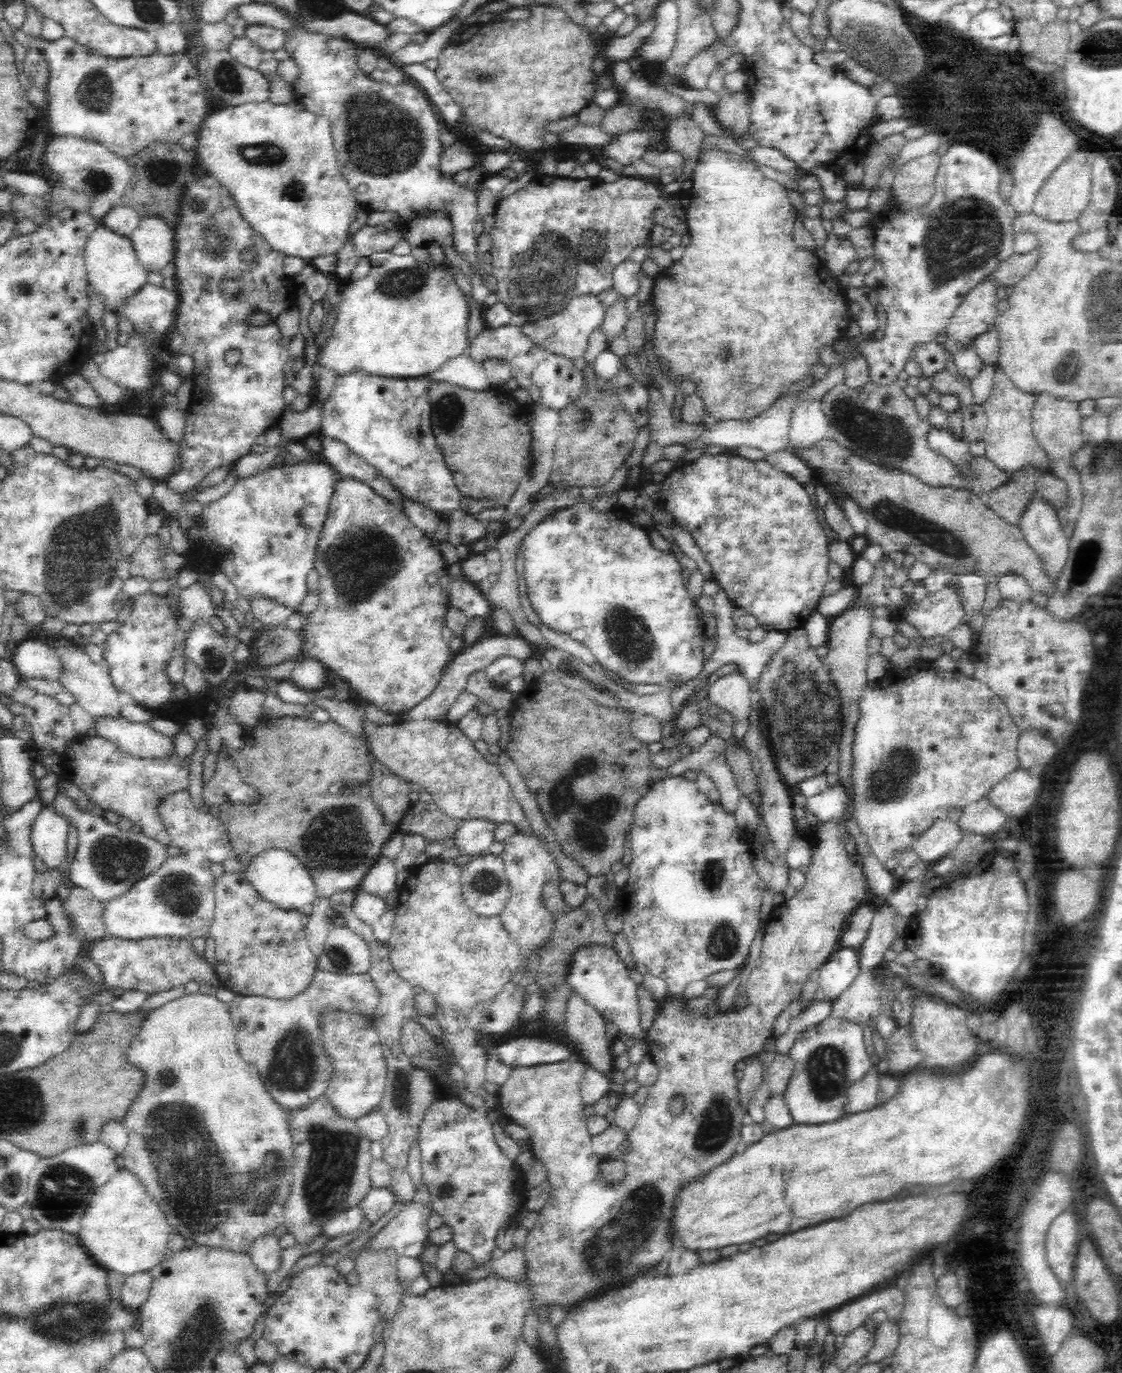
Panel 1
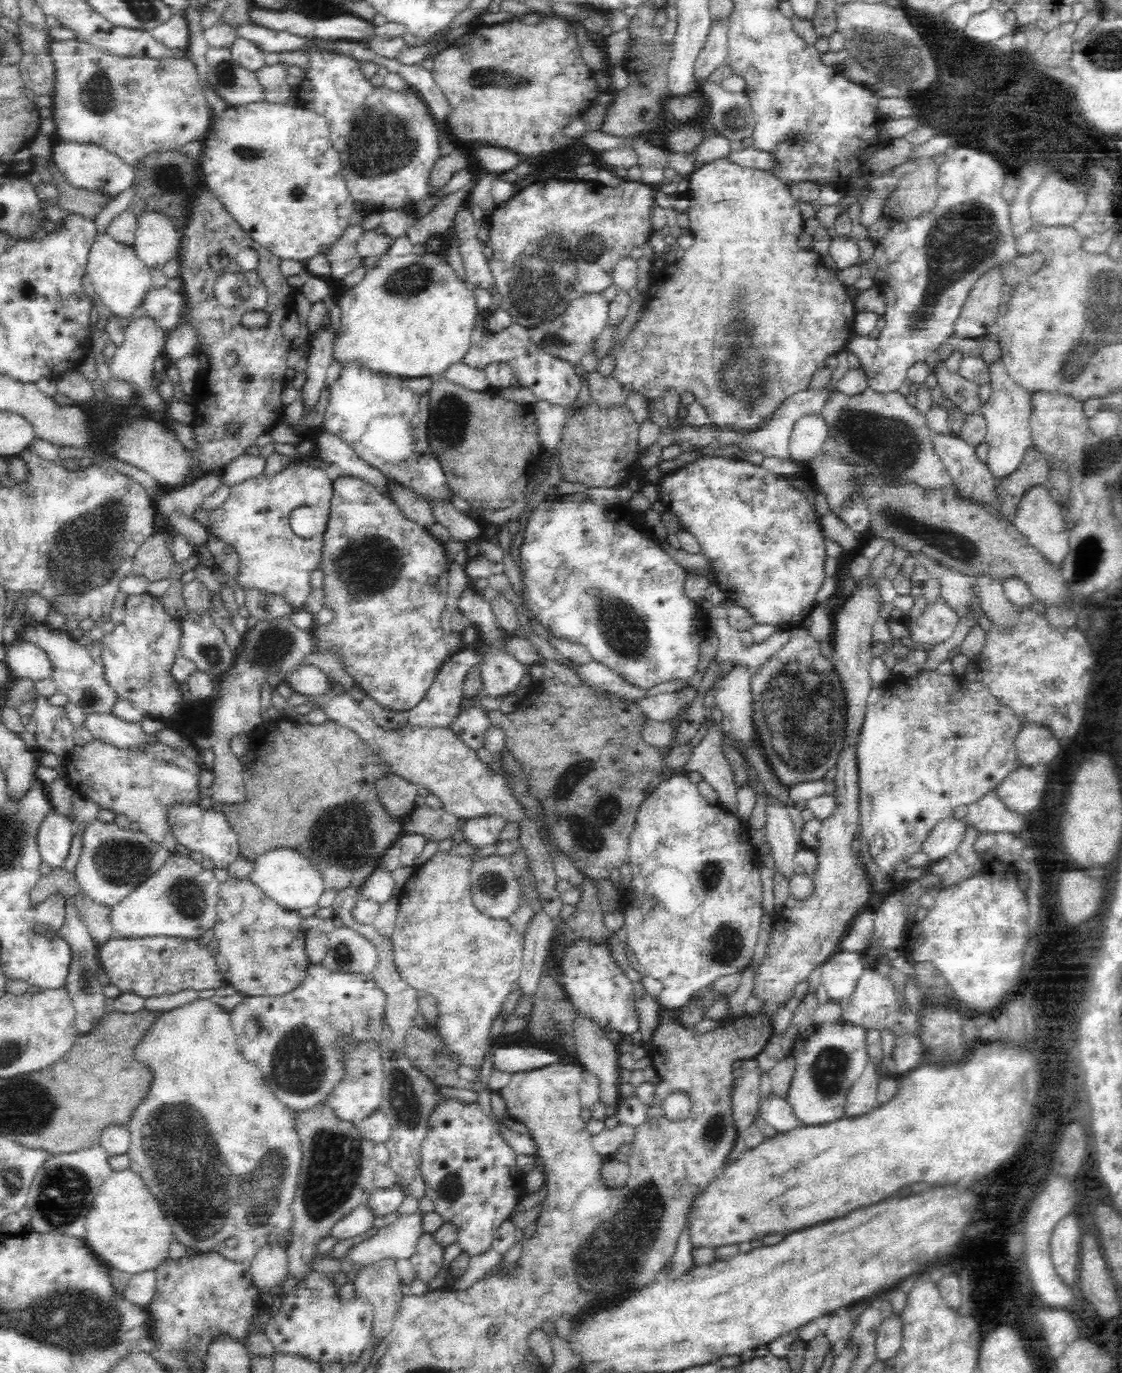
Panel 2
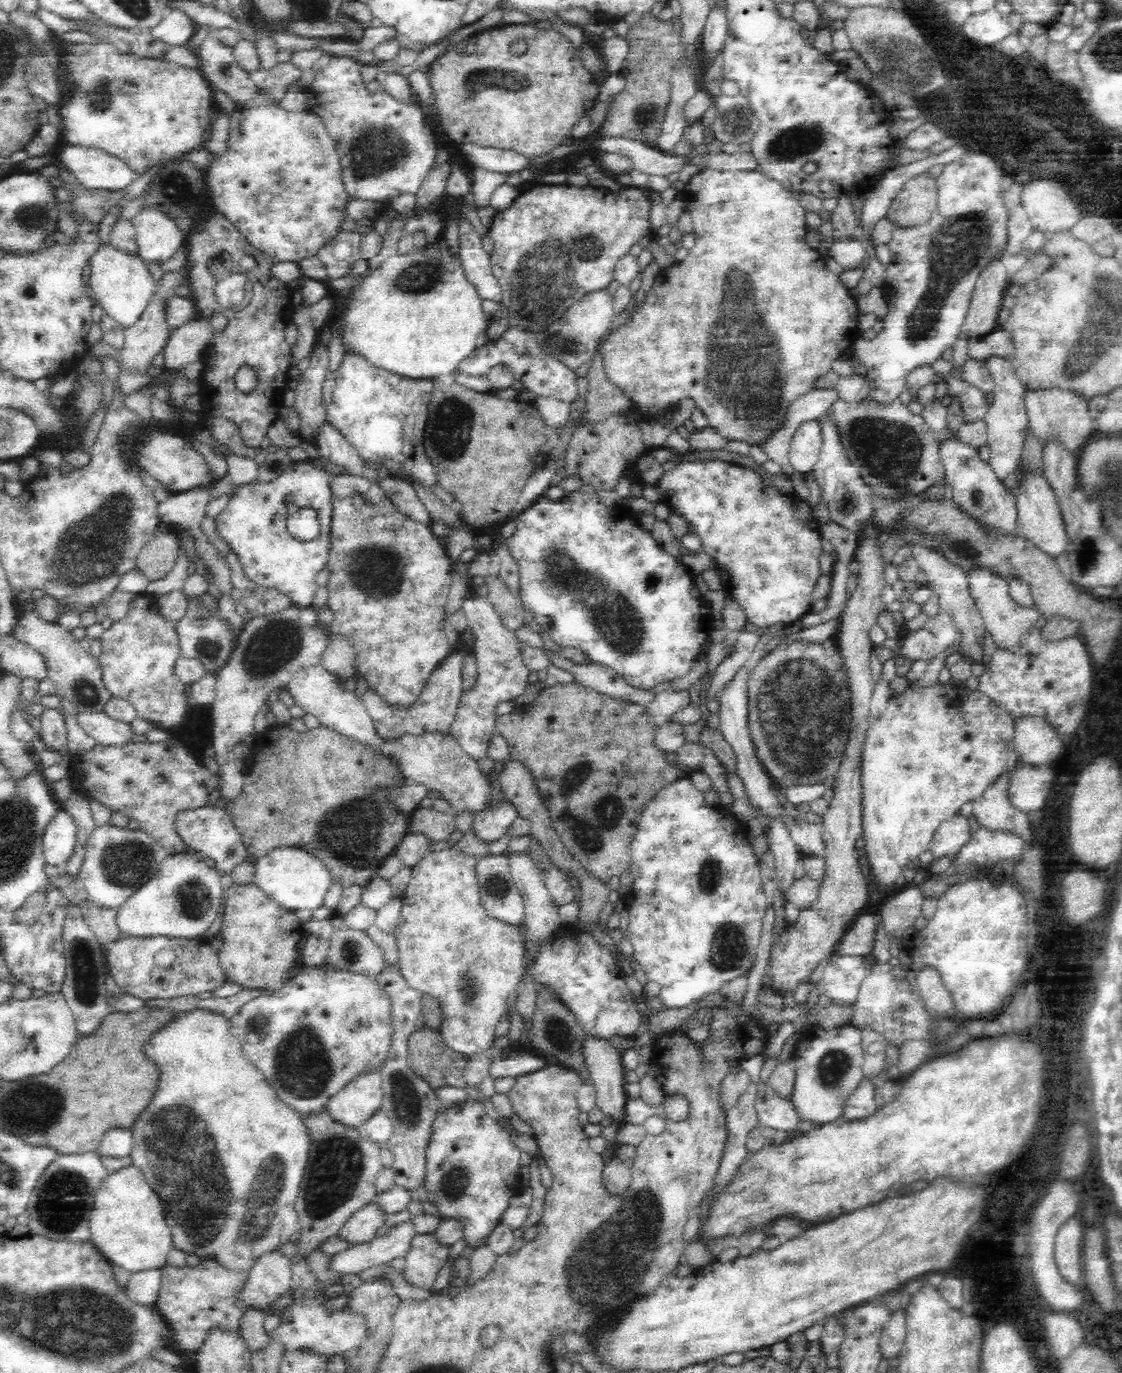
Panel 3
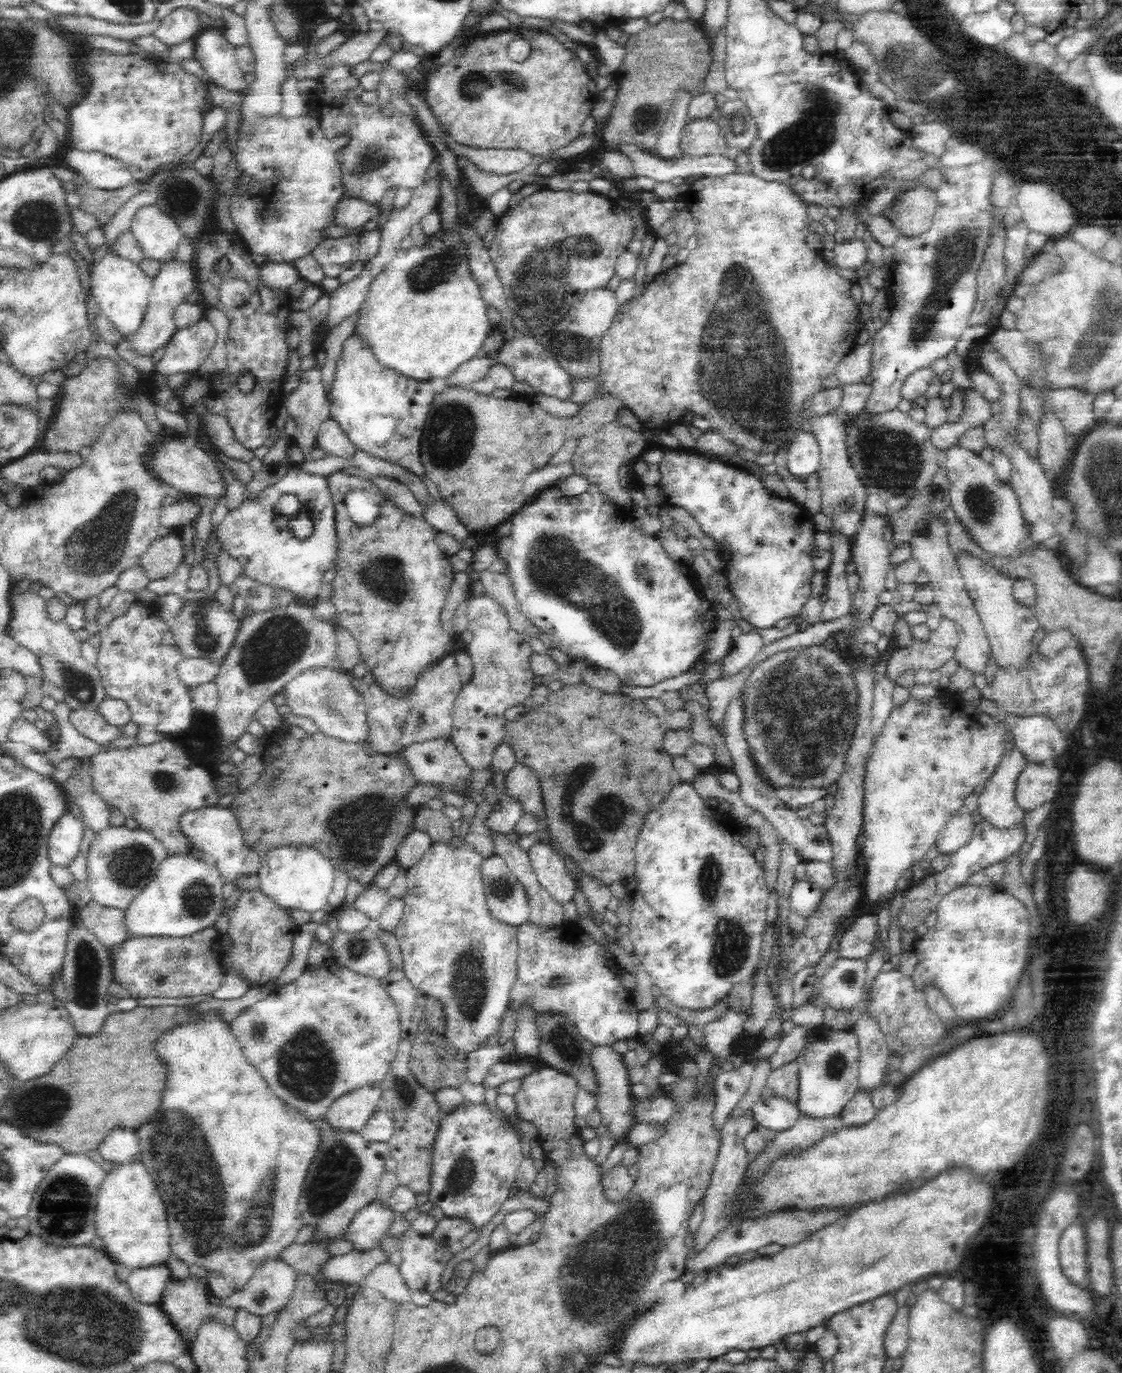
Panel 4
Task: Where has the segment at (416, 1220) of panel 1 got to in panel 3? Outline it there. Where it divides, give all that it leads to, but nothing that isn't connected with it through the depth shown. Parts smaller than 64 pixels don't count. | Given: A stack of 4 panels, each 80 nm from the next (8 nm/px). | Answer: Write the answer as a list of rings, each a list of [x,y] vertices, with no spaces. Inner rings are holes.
[[[414,1220],[396,1224],[384,1236],[376,1236],[367,1242],[350,1244],[343,1252],[332,1257],[332,1267],[340,1274],[359,1274],[372,1266],[384,1266],[396,1258],[410,1254],[414,1238],[418,1236]]]

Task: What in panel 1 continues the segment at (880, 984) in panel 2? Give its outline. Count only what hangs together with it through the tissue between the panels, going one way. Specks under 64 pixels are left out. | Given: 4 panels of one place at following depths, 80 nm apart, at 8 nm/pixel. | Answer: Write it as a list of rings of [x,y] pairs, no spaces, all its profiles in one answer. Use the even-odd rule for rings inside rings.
[[[871,973],[856,975],[856,978],[850,982],[848,988],[842,990],[836,998],[828,1000],[830,1003],[830,1017],[849,1020],[850,1022],[871,1023],[876,1013],[878,1003],[874,1001],[876,996],[875,977]]]

